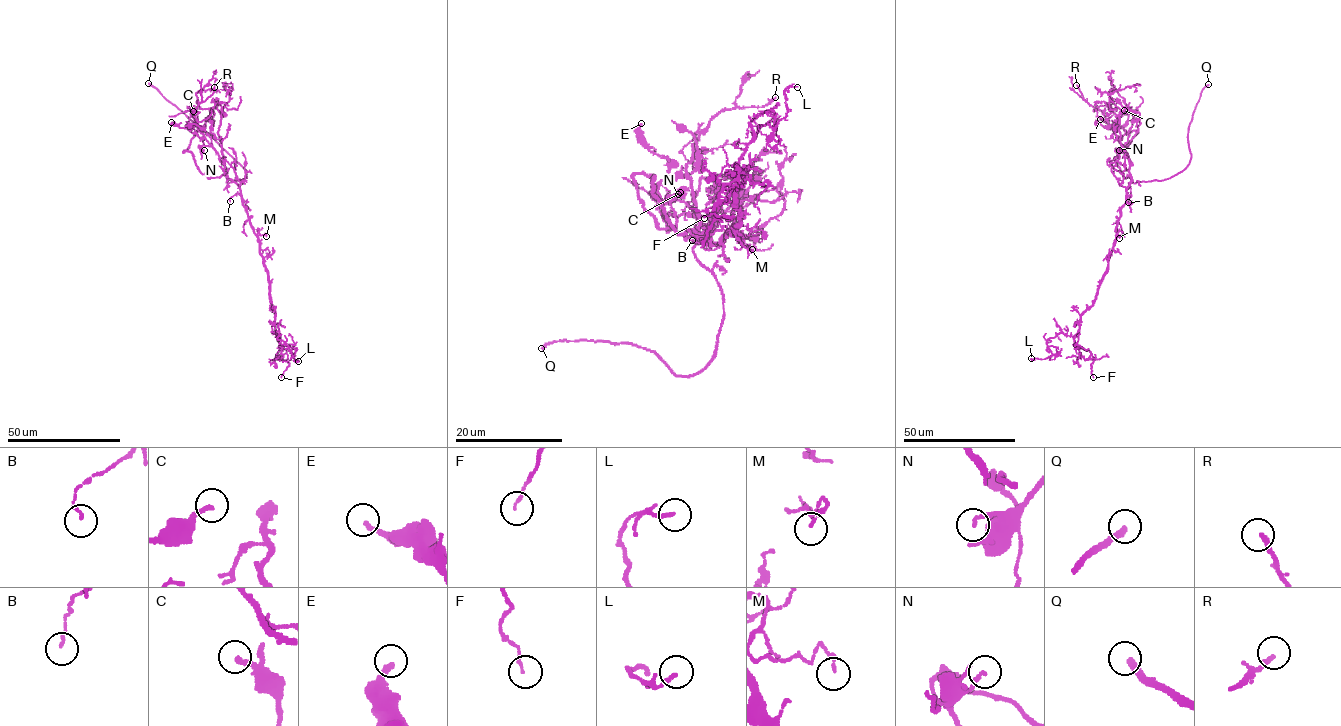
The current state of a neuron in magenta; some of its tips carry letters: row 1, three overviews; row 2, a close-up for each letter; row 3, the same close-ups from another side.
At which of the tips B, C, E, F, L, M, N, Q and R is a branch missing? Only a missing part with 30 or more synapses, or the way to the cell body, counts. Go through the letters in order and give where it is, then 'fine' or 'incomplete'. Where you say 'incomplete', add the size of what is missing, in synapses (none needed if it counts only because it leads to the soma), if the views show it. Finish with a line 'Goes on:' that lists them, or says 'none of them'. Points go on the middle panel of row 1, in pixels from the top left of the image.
B: place (692, 240); fine
C: place (680, 192); fine
E: place (641, 123); fine
F: place (704, 218); fine
L: place (797, 87); fine
M: place (752, 249); fine
N: place (678, 194); fine
Q: place (541, 348); incomplete
R: place (775, 97); incomplete; 35 synapses
Goes on: Q, R

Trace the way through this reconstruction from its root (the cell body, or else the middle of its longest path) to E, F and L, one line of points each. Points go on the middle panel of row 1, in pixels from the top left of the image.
E: (722, 237), (719, 245), (704, 244), (690, 186), (661, 199), (658, 183), (668, 162), (650, 151), (641, 123)
F: (722, 237), (740, 219), (737, 165), (715, 207), (733, 216), (704, 218)
L: (722, 237), (740, 219), (733, 175), (750, 123), (772, 111), (774, 130), (785, 90), (797, 87)

